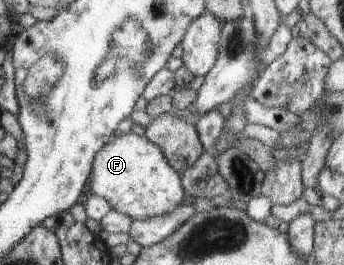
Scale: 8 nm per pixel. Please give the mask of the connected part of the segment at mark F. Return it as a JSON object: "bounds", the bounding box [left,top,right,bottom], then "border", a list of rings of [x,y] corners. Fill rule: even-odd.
{"bounds":[88,132,186,220],"border":[[[132,132],[113,136],[96,154],[88,178],[89,193],[110,202],[111,210],[130,216],[133,220],[146,220],[174,212],[186,198],[181,174],[166,162],[162,149],[144,135]]]}

